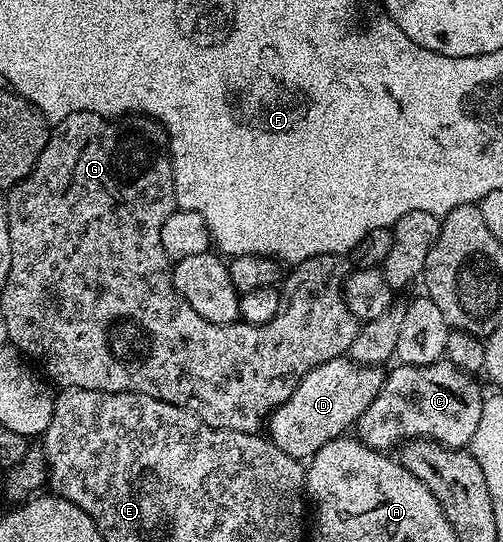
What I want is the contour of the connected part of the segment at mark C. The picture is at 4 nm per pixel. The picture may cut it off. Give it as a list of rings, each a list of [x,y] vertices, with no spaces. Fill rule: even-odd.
[[[440,359],[432,365],[405,365],[396,364],[392,373],[388,372],[383,379],[381,391],[365,407],[365,415],[357,422],[358,440],[370,449],[391,451],[402,446],[408,441],[436,441],[447,445],[450,449],[462,449],[470,446],[473,439],[473,431],[477,431],[477,423],[481,423],[481,411],[485,393],[479,390],[479,385],[470,373],[462,373],[456,365],[449,360]]]

